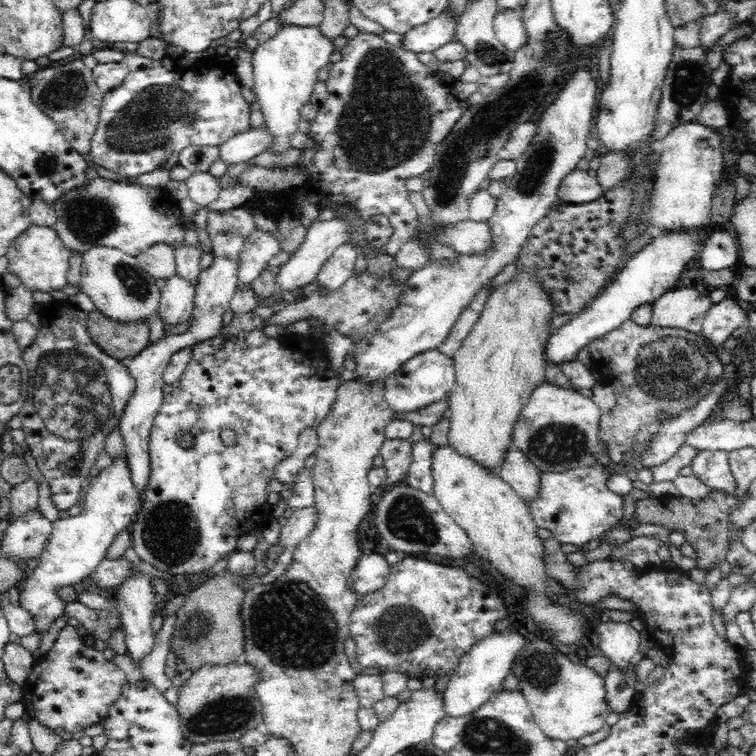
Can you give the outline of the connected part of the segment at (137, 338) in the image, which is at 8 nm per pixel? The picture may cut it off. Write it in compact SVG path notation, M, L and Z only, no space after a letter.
M94 310L89 312L87 331L90 338L108 355L118 359L131 359L150 342L148 318L134 322L118 322Z

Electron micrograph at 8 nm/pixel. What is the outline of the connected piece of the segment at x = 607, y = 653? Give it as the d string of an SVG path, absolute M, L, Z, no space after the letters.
M626 622L601 623L596 629L602 655L626 673L630 659L639 652L641 632Z

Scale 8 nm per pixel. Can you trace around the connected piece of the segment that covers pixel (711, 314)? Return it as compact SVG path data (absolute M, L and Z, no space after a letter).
M725 297L709 307L701 324L701 332L708 340L719 345L746 327L748 327L748 317L744 306Z

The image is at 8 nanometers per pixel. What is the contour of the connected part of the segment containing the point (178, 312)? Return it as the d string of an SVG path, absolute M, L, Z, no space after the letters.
M174 275L168 277L166 285L161 288L160 304L157 315L163 320L164 329L172 324L187 321L195 308L196 285Z

